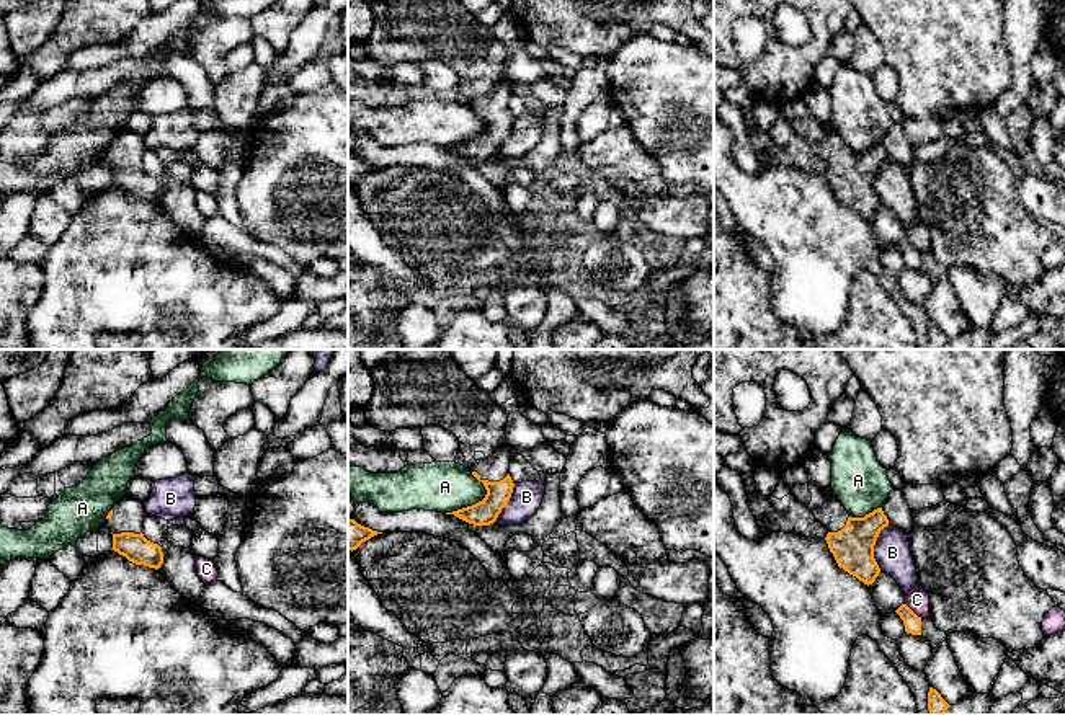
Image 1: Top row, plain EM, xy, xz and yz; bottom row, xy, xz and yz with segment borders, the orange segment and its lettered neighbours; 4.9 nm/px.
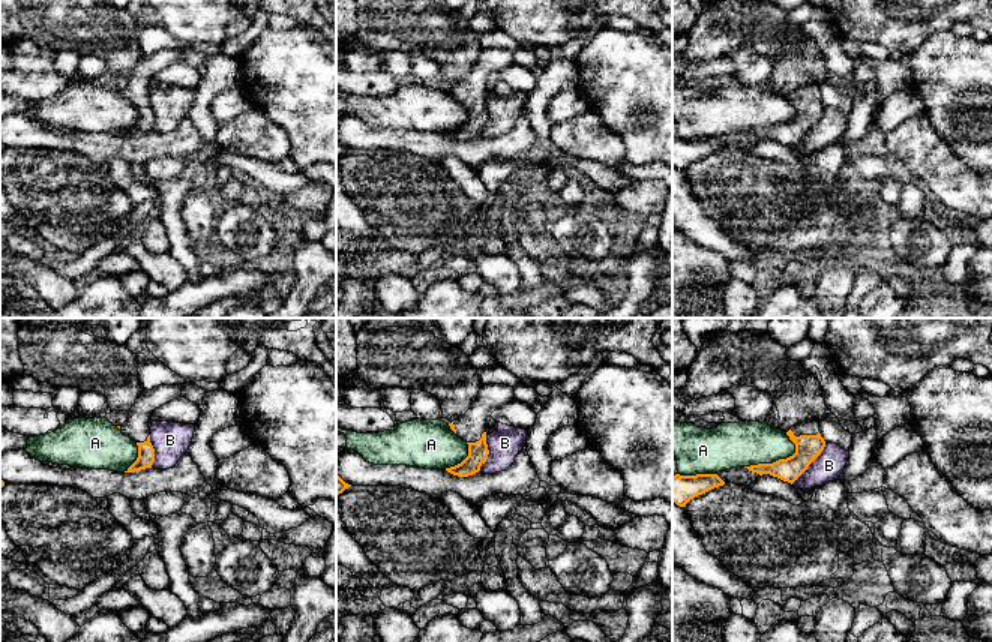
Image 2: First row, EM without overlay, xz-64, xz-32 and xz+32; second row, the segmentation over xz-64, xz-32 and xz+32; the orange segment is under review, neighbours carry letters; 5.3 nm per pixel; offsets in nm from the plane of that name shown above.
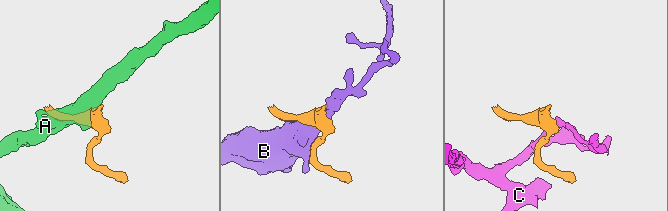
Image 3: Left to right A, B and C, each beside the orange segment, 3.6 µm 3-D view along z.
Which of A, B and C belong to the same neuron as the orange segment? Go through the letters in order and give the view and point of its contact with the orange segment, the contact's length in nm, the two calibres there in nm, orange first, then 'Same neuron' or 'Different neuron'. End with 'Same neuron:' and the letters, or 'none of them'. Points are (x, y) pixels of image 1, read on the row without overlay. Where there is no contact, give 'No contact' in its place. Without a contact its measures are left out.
A: Touches orange at xz (479, 136). Shared border 240 nm. Thickness 130 nm (orange) against 260 nm. Different neuron
B: Touches orange at yz (873, 182). Shared border 240 nm. Thickness 200 nm (orange) against 180 nm. Different neuron
C: Touches orange at yz (912, 245). Shared border 120 nm. Thickness 90 nm (orange) against 110 nm. Different neuron
Same neuron: none of them

